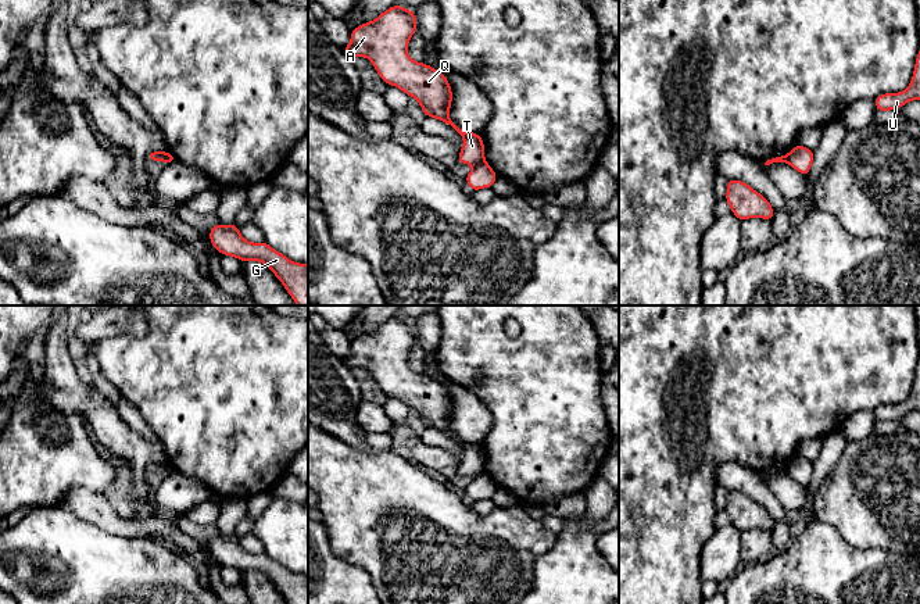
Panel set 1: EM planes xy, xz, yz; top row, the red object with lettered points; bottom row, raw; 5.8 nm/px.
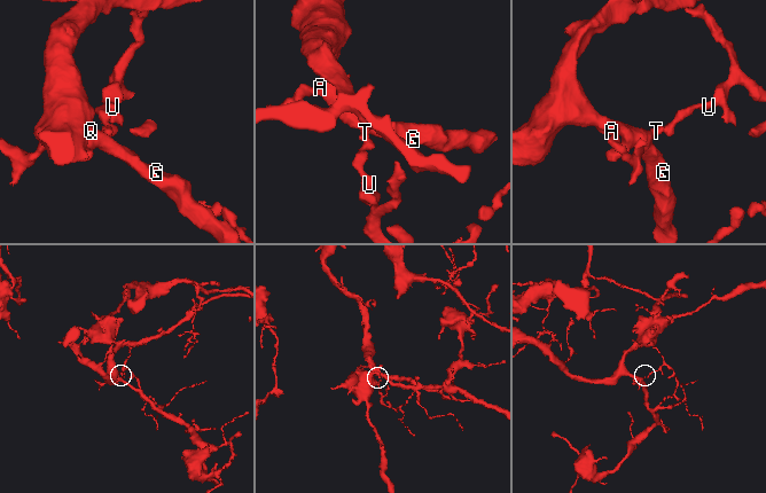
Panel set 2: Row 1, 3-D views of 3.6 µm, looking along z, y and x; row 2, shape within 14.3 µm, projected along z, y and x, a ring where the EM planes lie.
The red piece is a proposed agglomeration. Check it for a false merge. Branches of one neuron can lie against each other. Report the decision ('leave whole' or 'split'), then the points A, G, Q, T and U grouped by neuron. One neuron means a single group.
split; A G Q T / U

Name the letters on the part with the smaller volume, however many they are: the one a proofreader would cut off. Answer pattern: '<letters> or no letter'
U

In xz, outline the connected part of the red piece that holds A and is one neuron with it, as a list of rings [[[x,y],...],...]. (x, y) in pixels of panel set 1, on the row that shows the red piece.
[[[394,4],[376,19],[362,24],[351,31],[351,42],[341,49],[348,57],[366,57],[372,61],[384,83],[400,87],[407,96],[412,96],[422,107],[425,117],[433,117],[451,125],[462,137],[463,147],[457,162],[477,165],[484,161],[484,143],[479,133],[459,129],[450,118],[452,90],[443,72],[425,62],[416,62],[407,54],[408,42],[416,33],[416,15],[398,4]]]

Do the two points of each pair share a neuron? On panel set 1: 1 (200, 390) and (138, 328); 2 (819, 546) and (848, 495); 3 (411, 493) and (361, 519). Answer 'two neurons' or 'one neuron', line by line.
1: two neurons
2: two neurons
3: one neuron

